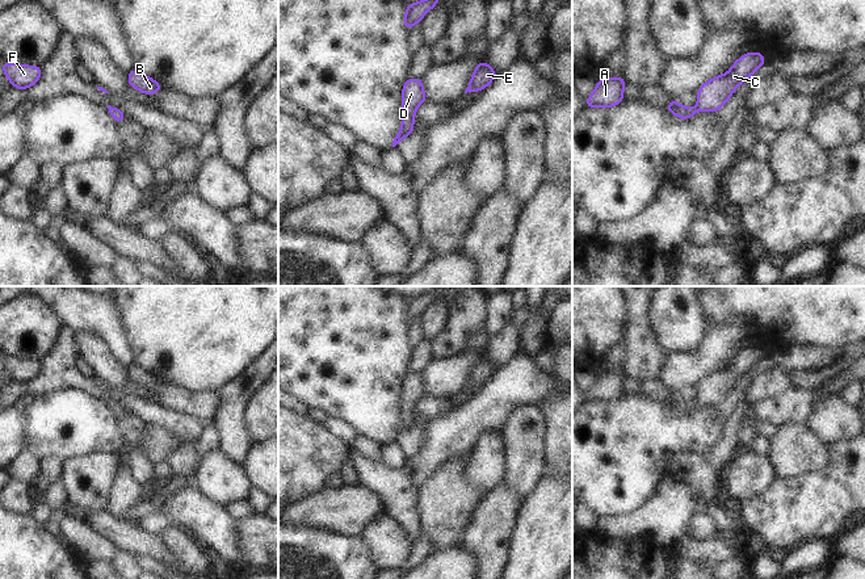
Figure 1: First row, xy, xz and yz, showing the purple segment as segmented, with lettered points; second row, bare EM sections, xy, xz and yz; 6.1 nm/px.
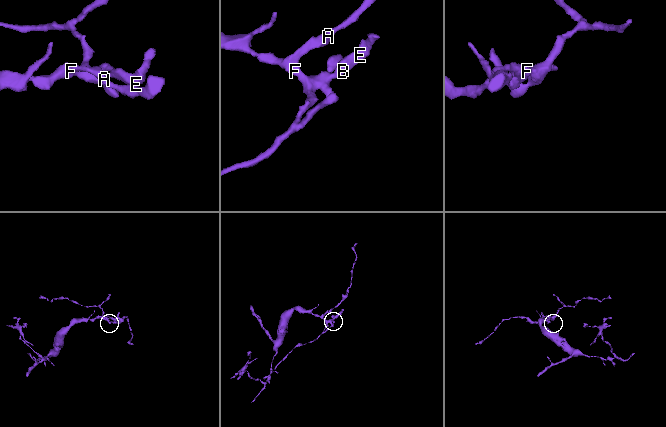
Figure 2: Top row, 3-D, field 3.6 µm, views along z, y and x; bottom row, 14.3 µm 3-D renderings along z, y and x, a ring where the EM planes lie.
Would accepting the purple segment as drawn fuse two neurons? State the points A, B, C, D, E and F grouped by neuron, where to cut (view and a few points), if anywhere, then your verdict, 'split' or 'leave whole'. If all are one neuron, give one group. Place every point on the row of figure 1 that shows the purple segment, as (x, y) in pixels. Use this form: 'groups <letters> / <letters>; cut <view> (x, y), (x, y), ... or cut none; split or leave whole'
groups A B C D E F; cut none; leave whole

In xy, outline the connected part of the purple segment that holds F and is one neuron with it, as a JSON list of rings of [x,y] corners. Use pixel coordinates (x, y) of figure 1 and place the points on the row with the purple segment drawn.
[[[4,62],[1,66],[11,84],[18,89],[28,89],[41,77],[41,66],[21,66],[18,63]]]

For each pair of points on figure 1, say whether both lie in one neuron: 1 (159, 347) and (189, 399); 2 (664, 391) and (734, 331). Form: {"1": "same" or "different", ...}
{"1": "different", "2": "different"}

